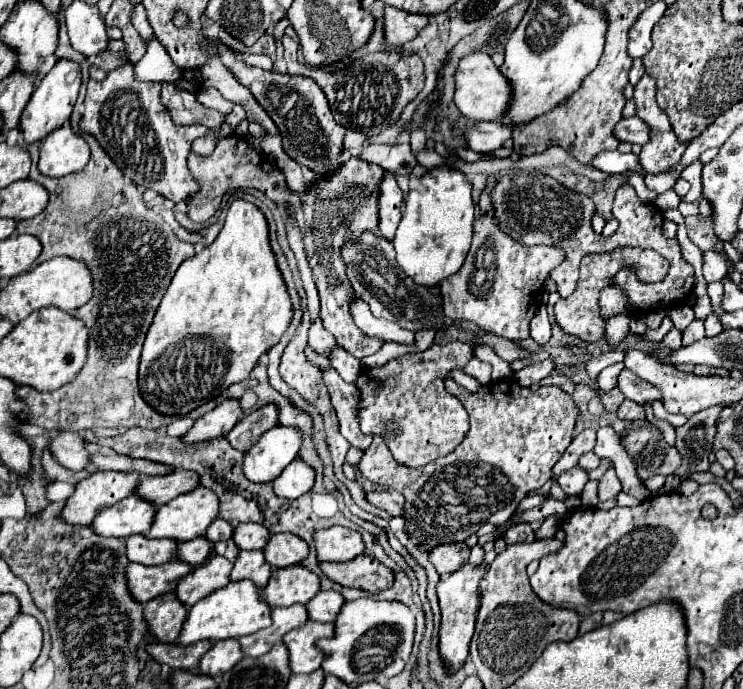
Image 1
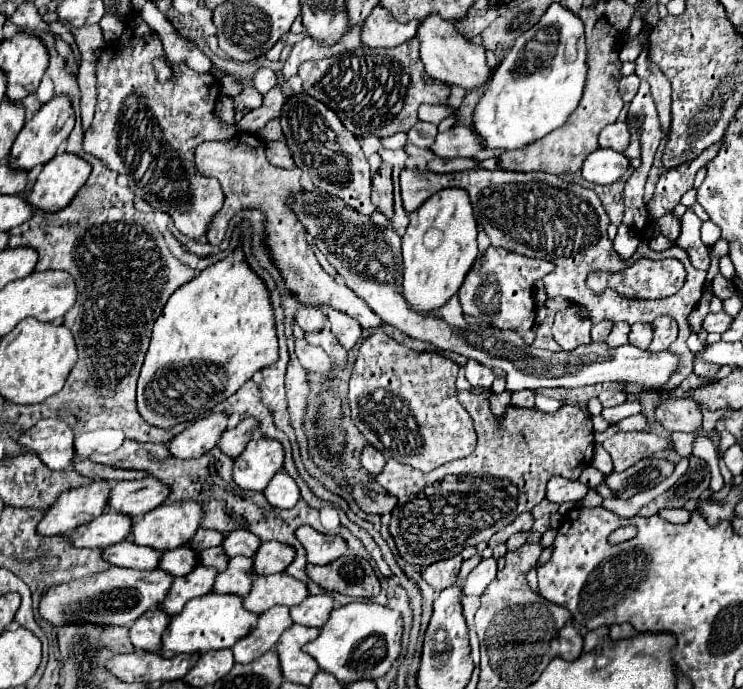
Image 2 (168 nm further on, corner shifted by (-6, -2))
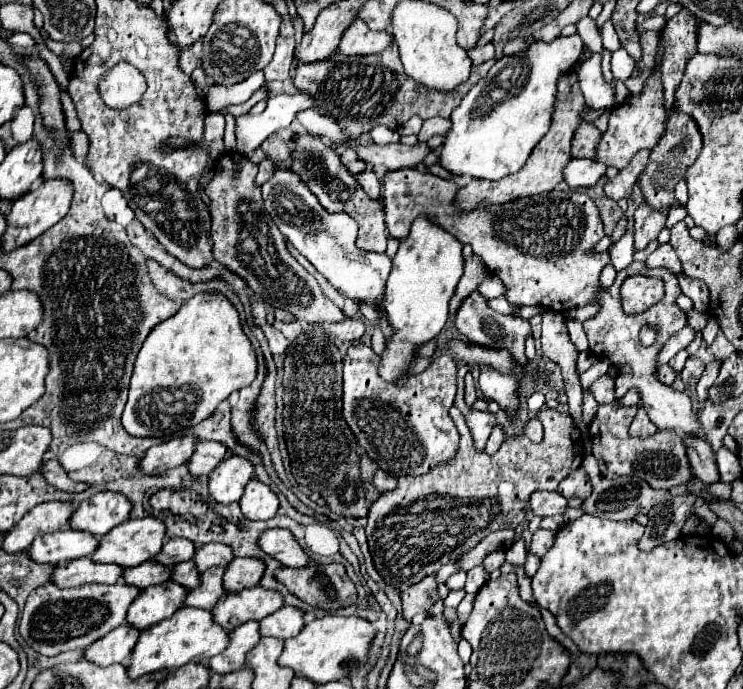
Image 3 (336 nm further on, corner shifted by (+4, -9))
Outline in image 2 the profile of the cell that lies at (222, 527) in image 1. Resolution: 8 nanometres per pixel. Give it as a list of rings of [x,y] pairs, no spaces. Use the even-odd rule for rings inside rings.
[[[199,528],[197,534],[191,538],[189,546],[195,550],[195,552],[201,552],[205,548],[213,548],[213,546],[221,546],[225,540],[225,534],[219,532],[219,530],[205,530],[205,528]]]

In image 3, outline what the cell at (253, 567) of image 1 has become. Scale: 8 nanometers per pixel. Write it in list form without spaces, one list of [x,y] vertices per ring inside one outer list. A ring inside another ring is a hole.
[[[213,567],[201,573],[201,585],[197,589],[189,591],[185,597],[185,607],[197,607],[197,609],[213,609],[217,599],[225,593],[223,589],[223,569]]]

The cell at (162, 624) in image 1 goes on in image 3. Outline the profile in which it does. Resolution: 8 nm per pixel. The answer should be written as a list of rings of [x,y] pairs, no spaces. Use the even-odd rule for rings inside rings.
[[[119,625],[117,629],[109,631],[105,637],[93,641],[93,645],[89,645],[83,655],[87,661],[101,667],[123,663],[125,659],[129,659],[137,637],[139,637],[137,629],[131,629],[129,625]]]

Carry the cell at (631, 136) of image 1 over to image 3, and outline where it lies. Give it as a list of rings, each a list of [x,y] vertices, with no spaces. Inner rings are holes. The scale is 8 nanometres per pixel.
[[[581,123],[577,127],[577,133],[573,135],[573,157],[579,159],[593,157],[599,139],[601,139],[601,131],[593,123]]]

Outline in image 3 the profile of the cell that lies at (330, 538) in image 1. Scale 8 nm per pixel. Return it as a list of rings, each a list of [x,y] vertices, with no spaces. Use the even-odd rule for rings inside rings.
[[[267,529],[257,539],[257,545],[267,555],[277,559],[285,567],[305,567],[309,563],[307,553],[299,547],[299,543],[291,535],[291,531],[285,531],[285,529]]]

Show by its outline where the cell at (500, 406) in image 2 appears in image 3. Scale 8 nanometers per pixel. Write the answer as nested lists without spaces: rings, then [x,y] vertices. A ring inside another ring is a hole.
[[[495,427],[495,429],[493,429],[493,433],[491,433],[491,437],[489,437],[489,441],[487,441],[485,453],[493,455],[493,453],[501,447],[501,443],[503,443],[503,431],[501,431],[501,427]]]

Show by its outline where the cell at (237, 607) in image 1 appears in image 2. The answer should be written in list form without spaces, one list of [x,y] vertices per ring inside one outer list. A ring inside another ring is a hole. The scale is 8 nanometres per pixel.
[[[205,594],[201,598],[193,598],[187,602],[181,614],[171,618],[169,630],[163,634],[163,648],[161,654],[171,658],[183,652],[209,652],[231,648],[239,638],[245,638],[259,620],[259,614],[247,610],[243,606],[243,596],[239,594]]]

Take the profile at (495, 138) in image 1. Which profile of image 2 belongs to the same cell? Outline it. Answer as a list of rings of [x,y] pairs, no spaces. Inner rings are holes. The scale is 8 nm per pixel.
[[[453,126],[443,134],[437,134],[435,144],[431,150],[441,158],[455,158],[455,156],[475,156],[483,150],[479,146],[479,138],[475,138],[471,126]]]

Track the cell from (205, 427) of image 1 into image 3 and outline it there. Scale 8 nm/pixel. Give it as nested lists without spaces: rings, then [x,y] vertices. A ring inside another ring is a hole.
[[[181,437],[181,439],[171,439],[159,445],[153,445],[147,449],[147,453],[139,459],[141,465],[141,473],[149,473],[149,475],[157,475],[163,473],[165,469],[171,467],[179,467],[183,463],[189,461],[189,457],[193,455],[195,449],[195,437]]]

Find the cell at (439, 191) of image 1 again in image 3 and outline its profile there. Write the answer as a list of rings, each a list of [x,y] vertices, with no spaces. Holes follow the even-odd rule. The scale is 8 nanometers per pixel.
[[[419,217],[415,219],[413,227],[411,227],[411,233],[405,241],[401,241],[399,245],[399,251],[397,255],[393,257],[393,269],[391,269],[391,275],[387,279],[387,289],[385,289],[385,303],[383,303],[383,309],[385,309],[385,317],[387,317],[387,323],[391,325],[393,333],[389,339],[385,339],[385,349],[381,353],[381,363],[379,363],[379,375],[389,381],[389,383],[399,383],[401,379],[405,379],[407,375],[411,375],[411,367],[417,359],[417,351],[423,343],[435,339],[441,329],[445,327],[447,323],[447,317],[449,317],[449,299],[453,297],[455,293],[455,287],[463,275],[463,255],[461,255],[461,249],[463,245],[451,235],[447,233],[445,229],[439,229],[437,225],[429,223],[425,217]],[[409,359],[409,367],[405,369],[403,363]]]

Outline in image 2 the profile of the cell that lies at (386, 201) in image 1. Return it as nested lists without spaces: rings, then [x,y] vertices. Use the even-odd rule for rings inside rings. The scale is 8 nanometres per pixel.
[[[381,164],[379,172],[373,176],[373,194],[377,210],[385,214],[385,218],[393,220],[393,182],[391,182],[391,164]]]

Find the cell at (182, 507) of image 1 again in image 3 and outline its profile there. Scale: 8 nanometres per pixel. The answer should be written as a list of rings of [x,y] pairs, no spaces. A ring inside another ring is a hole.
[[[155,517],[127,519],[99,539],[99,545],[97,545],[95,553],[91,555],[91,559],[97,563],[115,563],[121,567],[135,567],[135,565],[141,565],[141,563],[153,559],[165,545],[165,541],[167,541],[167,537],[165,537],[163,521],[159,521]]]

